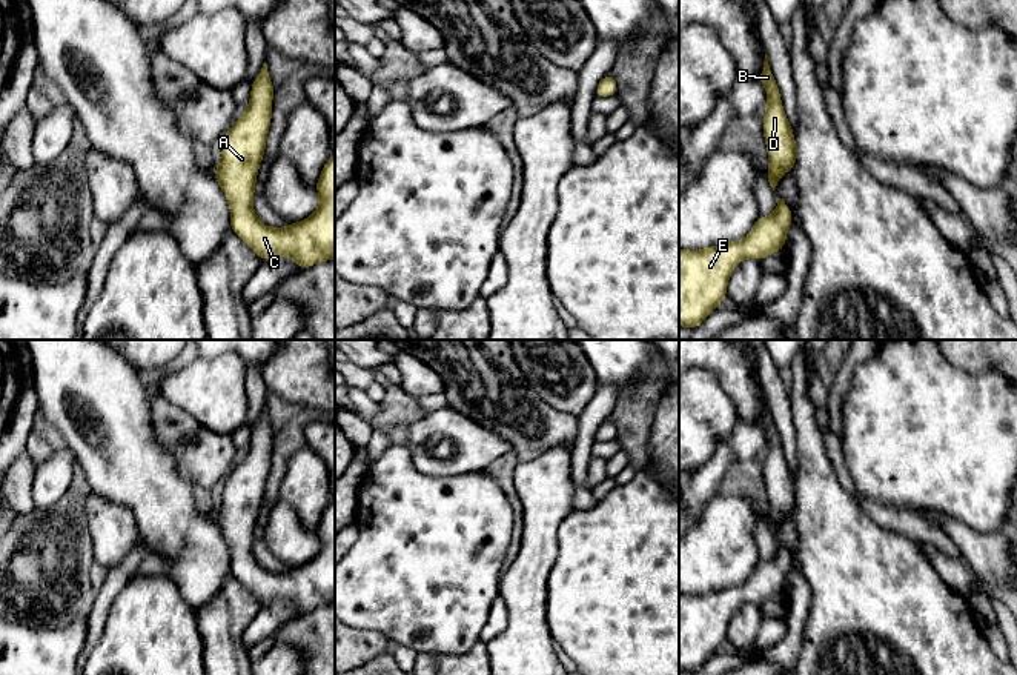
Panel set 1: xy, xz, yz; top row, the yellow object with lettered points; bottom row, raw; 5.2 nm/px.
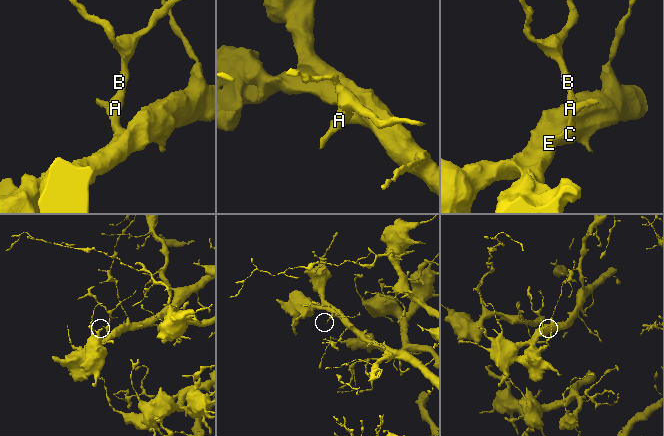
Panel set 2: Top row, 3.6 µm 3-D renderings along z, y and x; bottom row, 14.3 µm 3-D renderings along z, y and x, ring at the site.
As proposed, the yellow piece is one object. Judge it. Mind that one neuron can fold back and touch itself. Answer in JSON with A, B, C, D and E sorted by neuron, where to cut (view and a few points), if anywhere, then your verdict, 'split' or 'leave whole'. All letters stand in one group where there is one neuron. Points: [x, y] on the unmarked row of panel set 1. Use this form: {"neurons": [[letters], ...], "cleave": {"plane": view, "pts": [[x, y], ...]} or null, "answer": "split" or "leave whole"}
{"neurons": [["A", "B", "C", "D", "E"]], "cleave": null, "answer": "leave whole"}

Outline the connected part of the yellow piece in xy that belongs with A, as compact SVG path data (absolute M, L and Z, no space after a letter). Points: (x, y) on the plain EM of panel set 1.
M264 407L250 429L247 455L224 478L220 507L215 510L230 552L230 572L261 603L286 600L300 612L335 603L335 498L327 504L318 527L318 554L287 572L269 572L253 557L253 534L270 471L273 431Z

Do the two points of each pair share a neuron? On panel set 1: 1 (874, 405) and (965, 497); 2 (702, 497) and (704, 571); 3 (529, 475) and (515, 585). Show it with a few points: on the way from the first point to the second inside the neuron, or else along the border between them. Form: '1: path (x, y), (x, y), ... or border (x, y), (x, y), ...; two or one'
1: path (897, 428), (944, 474); one
2: border (719, 492), (695, 523); two
3: path (536, 503), (536, 557); one

